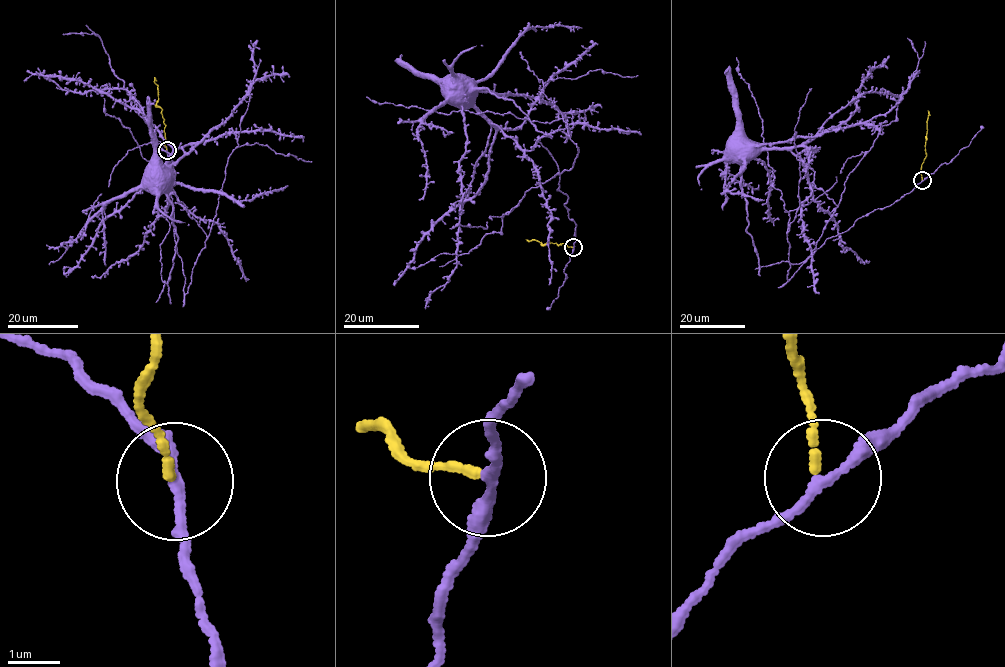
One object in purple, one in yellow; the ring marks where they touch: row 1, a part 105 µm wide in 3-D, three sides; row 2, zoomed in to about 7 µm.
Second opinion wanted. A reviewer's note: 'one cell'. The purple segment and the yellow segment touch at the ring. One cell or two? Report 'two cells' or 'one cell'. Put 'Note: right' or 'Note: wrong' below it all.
two cells
Note: wrong

